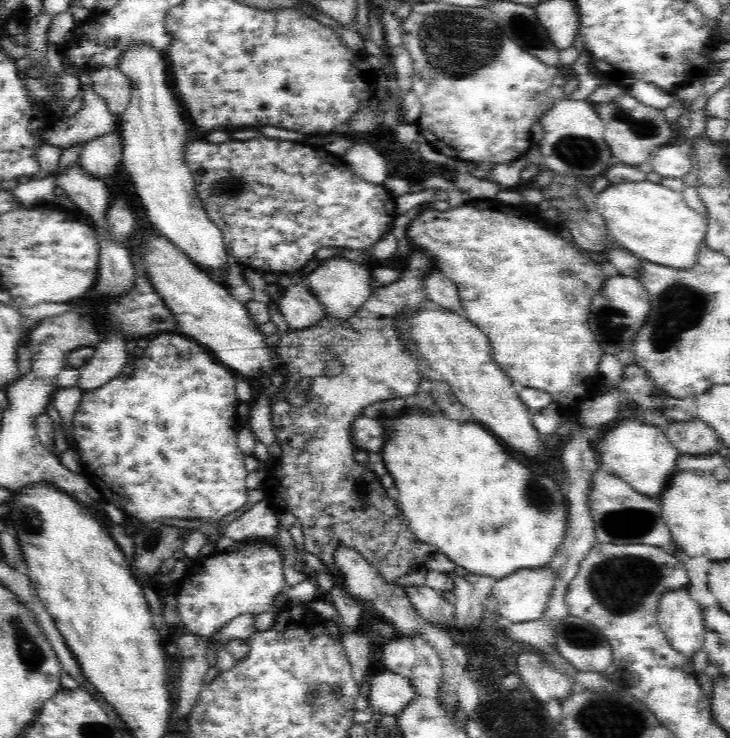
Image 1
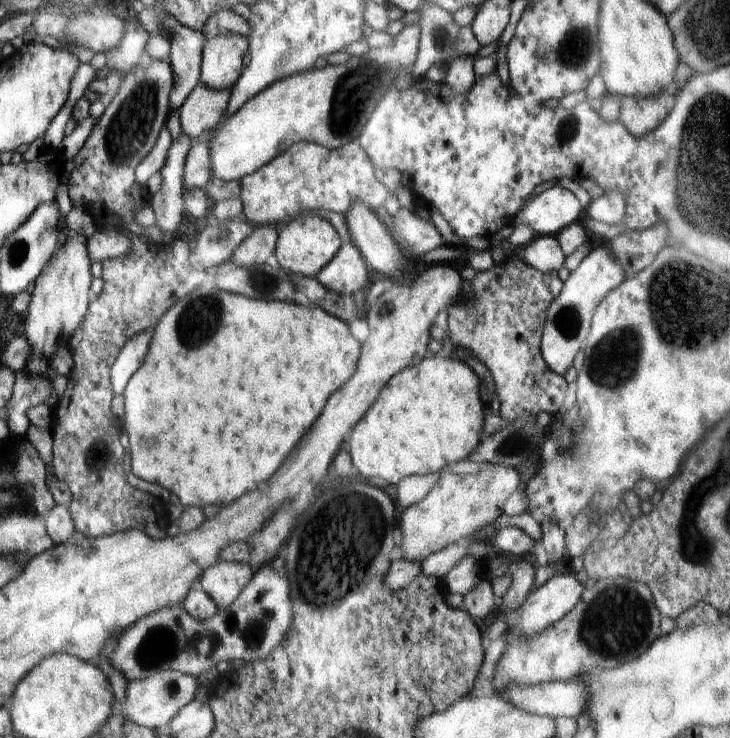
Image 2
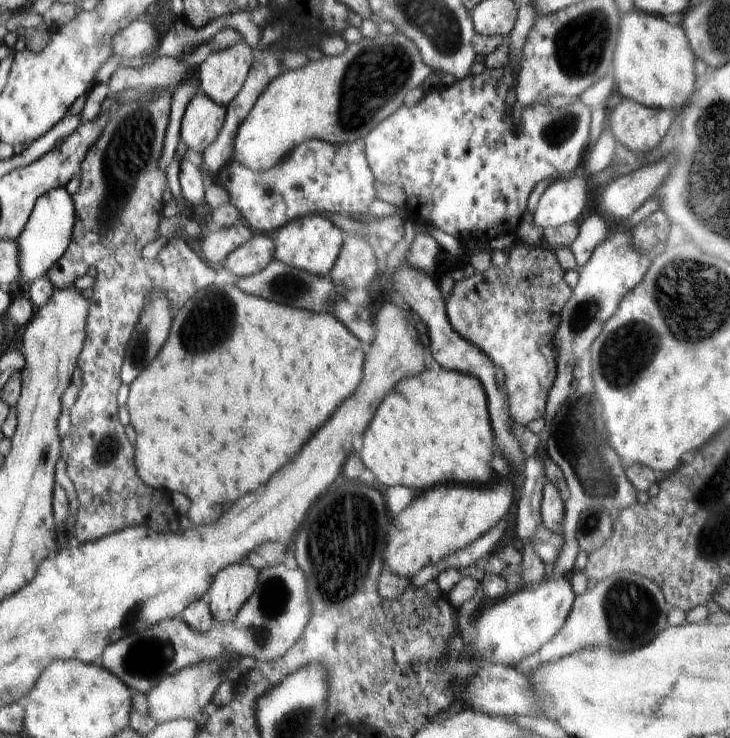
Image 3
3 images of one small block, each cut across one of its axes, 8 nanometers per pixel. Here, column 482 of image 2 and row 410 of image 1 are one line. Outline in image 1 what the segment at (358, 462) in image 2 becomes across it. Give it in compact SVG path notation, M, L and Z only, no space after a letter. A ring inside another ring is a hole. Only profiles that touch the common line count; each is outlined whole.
M409 405L405 407L401 417L386 417L382 415L379 420L384 425L388 438L386 444L382 446L382 459L386 465L387 473L394 479L395 487L399 490L397 501L402 516L407 520L410 530L414 536L420 541L429 545L438 547L439 552L447 556L456 566L462 566L466 571L478 576L488 576L496 580L504 578L508 574L524 570L524 568L540 568L546 564L553 564L554 556L560 542L564 540L566 528L568 528L568 504L564 500L564 496L560 496L560 486L546 474L542 472L534 472L530 470L526 464L522 464L520 460L516 460L512 454L504 452L504 444L496 438L492 433L487 431L481 425L473 420L465 423L459 423L456 420L450 420L441 413L431 412L428 409L414 409Z

